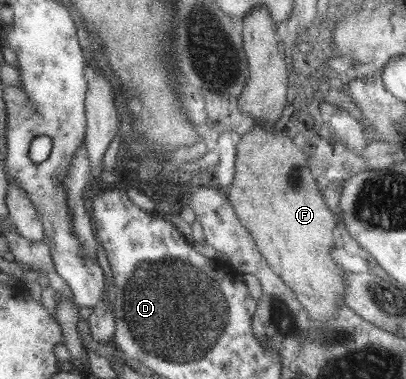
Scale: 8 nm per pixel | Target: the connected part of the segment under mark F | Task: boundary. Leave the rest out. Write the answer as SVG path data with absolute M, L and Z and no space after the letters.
M252 126L239 136L235 180L226 193L261 257L296 294L309 318L323 323L332 319L345 283L341 268L331 259L331 250L339 245L334 234L337 222L323 202L307 161L288 135Z

